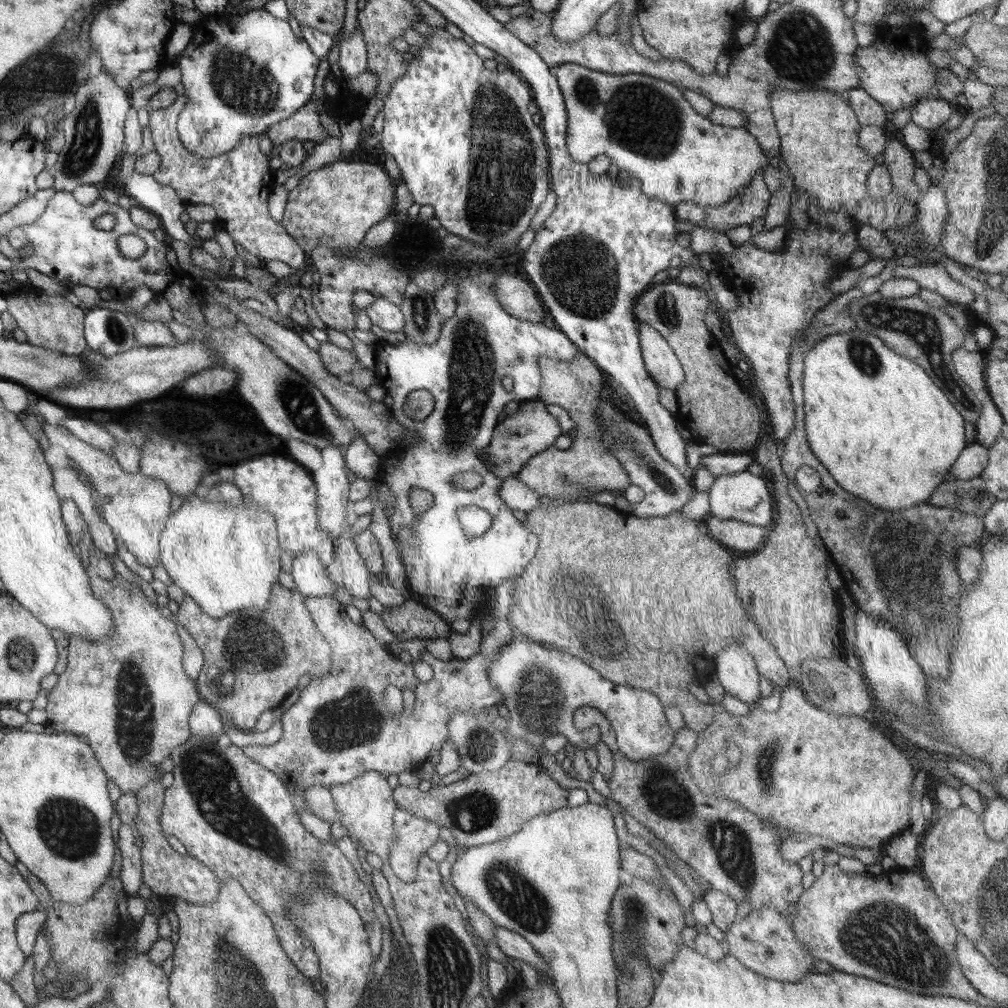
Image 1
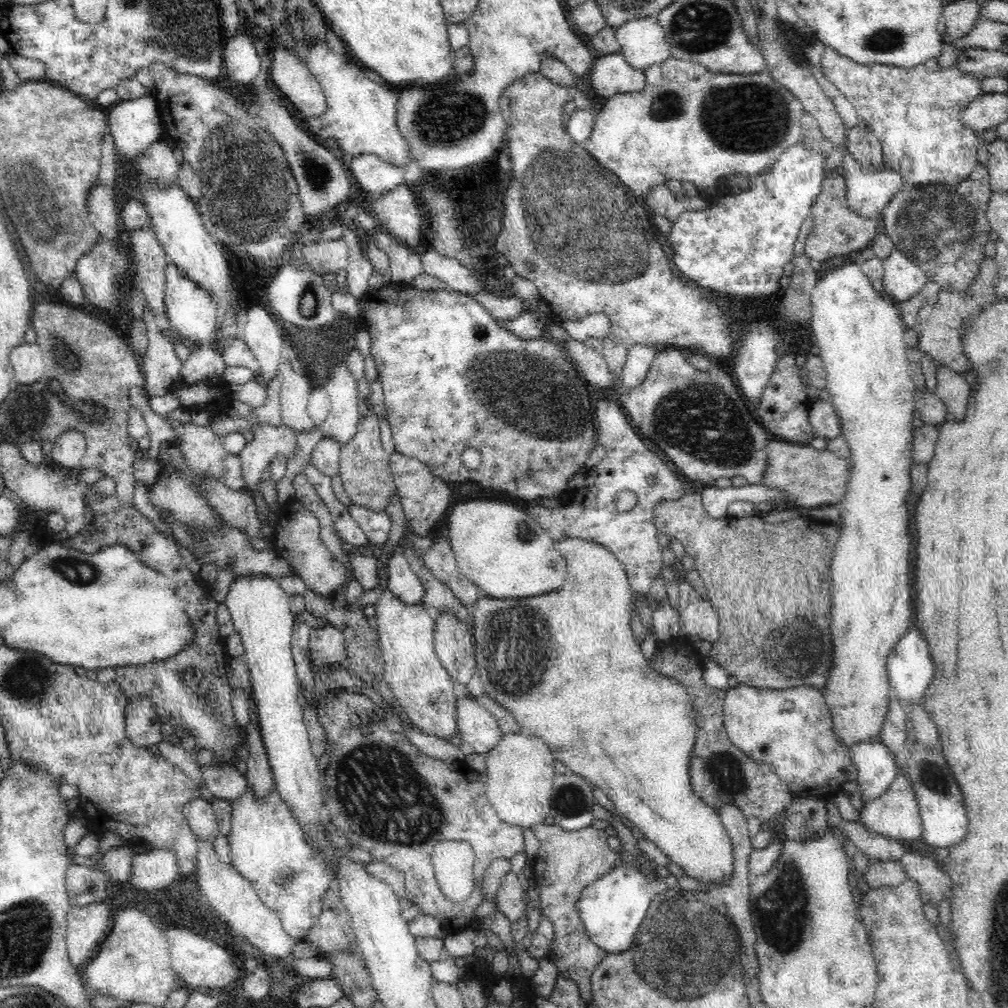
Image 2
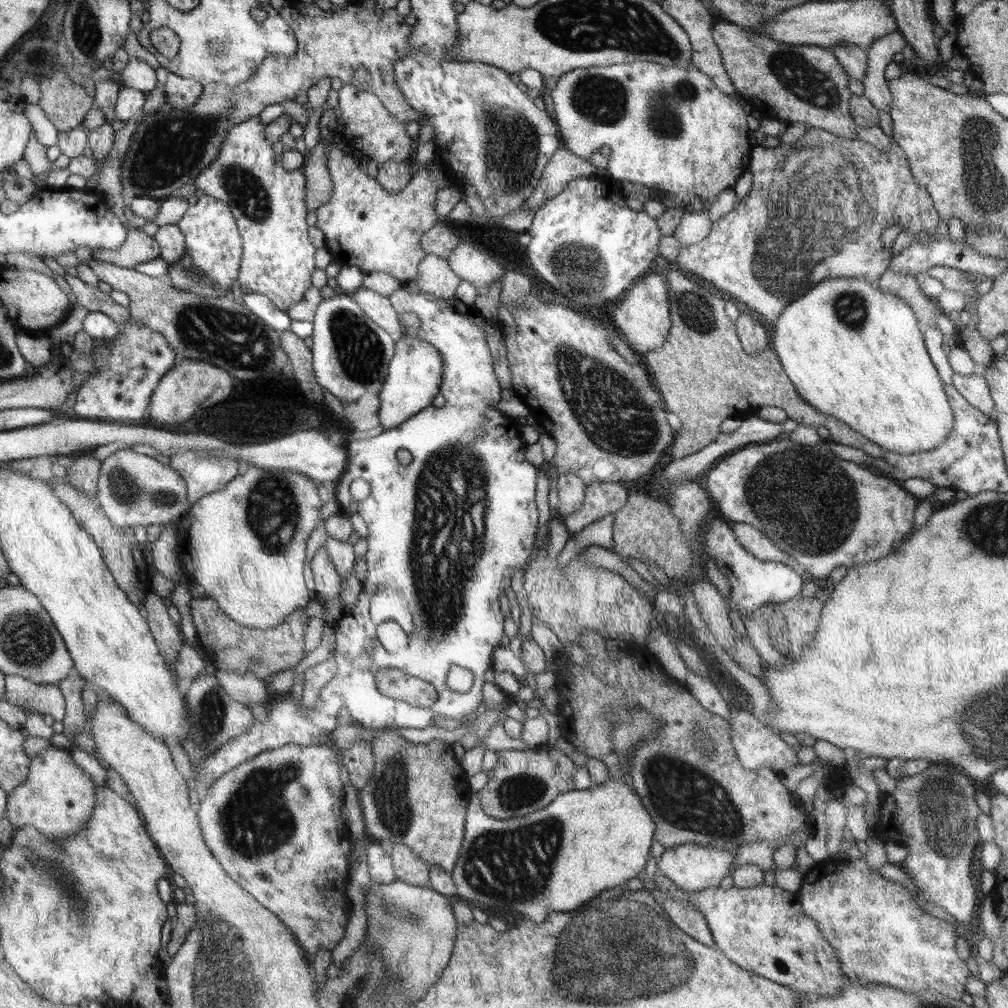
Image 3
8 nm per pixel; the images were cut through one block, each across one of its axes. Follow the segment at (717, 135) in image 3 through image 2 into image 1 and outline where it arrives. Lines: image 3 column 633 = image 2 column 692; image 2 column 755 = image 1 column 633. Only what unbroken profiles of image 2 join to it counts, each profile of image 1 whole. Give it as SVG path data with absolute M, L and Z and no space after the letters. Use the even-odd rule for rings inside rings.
M561 64L557 68L551 68L551 72L565 102L565 144L569 156L581 164L587 164L599 156L607 156L611 164L615 164L619 170L627 170L631 178L639 180L641 192L651 200L661 200L673 208L687 202L697 206L721 206L743 192L743 186L751 180L751 176L755 176L761 166L771 164L761 152L759 142L745 128L729 128L707 120L691 108L681 88L673 84L641 74L603 74L579 64Z

